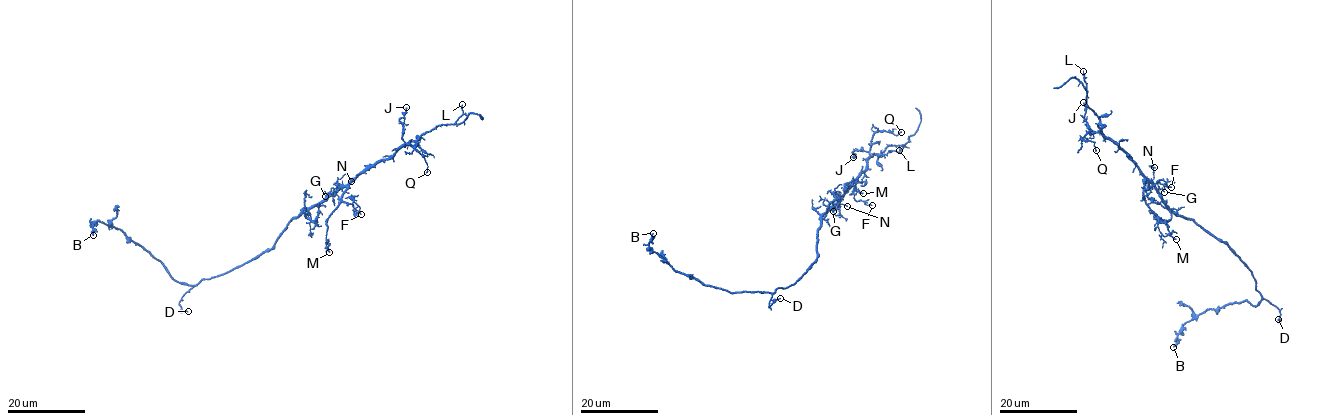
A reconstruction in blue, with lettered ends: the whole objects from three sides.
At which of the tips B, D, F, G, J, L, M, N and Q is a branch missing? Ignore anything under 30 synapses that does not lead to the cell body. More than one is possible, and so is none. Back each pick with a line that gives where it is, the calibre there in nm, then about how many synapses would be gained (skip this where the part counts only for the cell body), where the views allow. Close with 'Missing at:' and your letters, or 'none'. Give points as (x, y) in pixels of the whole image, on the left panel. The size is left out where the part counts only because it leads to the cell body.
Missing at: none

